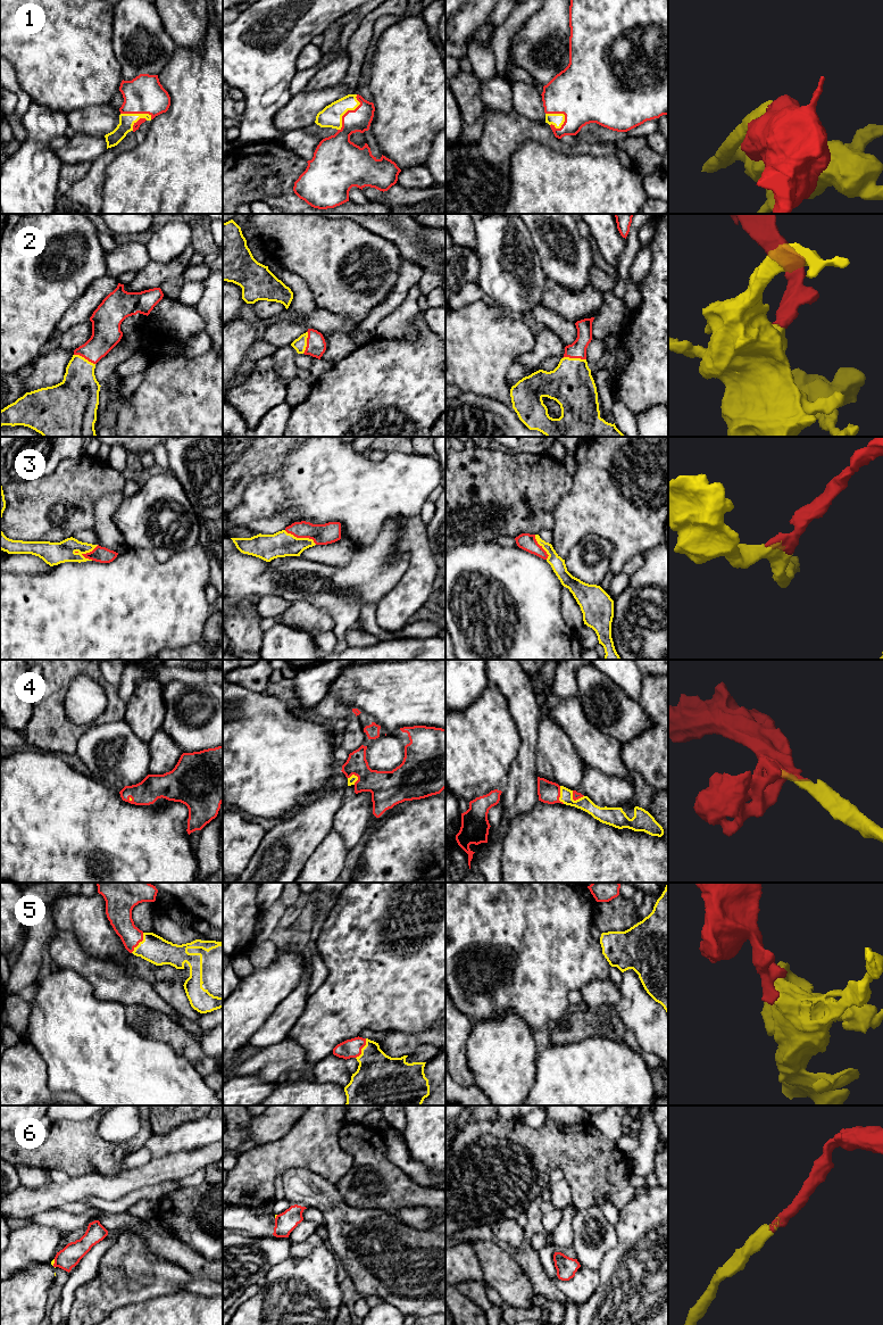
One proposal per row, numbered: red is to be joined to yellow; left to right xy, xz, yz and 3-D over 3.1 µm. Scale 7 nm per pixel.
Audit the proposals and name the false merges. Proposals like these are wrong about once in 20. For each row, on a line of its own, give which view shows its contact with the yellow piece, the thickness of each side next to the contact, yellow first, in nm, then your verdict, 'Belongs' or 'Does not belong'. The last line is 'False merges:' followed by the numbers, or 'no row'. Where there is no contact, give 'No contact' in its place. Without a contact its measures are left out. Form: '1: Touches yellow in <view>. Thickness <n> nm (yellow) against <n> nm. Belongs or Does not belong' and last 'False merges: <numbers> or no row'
1: Touches yellow in xz. Thickness 160 nm (yellow) against 160 nm. Belongs
2: Touches yellow in yz. Thickness 320 nm (yellow) against 120 nm. Belongs
3: Touches yellow in xz. Thickness 190 nm (yellow) against 150 nm. Belongs
4: Touches yellow in yz. Thickness 100 nm (yellow) against 150 nm. Belongs
5: Touches yellow in xy. Thickness 190 nm (yellow) against 180 nm. Belongs
6: Touches yellow in xy. Thickness 20 nm (yellow) against 150 nm. Belongs
False merges: no row

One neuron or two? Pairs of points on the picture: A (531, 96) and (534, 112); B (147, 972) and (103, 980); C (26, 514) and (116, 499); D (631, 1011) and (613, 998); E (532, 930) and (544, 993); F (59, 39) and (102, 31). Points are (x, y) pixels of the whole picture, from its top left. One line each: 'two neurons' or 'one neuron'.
A: one neuron
B: two neurons
C: two neurons
D: two neurons
E: one neuron
F: one neuron

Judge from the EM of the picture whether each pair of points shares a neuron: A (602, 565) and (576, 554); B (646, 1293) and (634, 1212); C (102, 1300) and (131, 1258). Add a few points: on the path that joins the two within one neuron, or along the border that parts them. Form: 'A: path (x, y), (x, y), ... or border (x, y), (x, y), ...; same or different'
A: path (594, 569), (586, 569), (580, 562); same
B: path (630, 1273), (629, 1248), (634, 1242), (634, 1233); same
C: path (109, 1290), (121, 1278), (122, 1268); same

